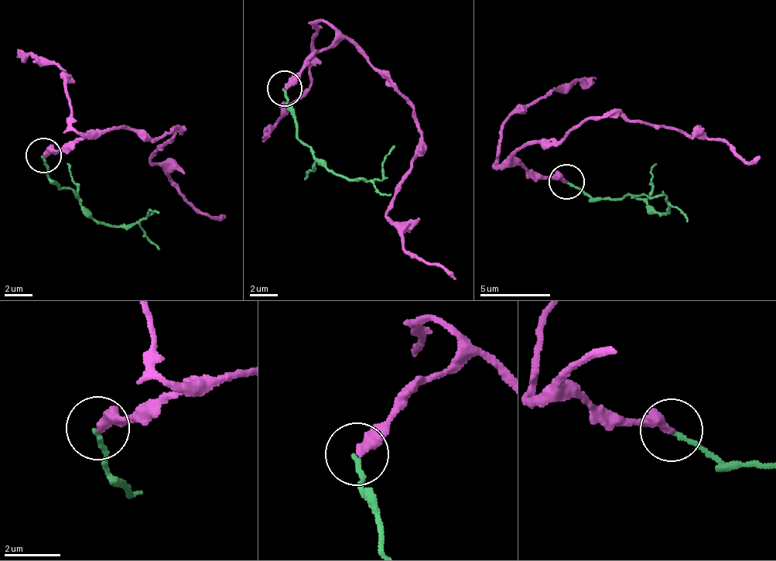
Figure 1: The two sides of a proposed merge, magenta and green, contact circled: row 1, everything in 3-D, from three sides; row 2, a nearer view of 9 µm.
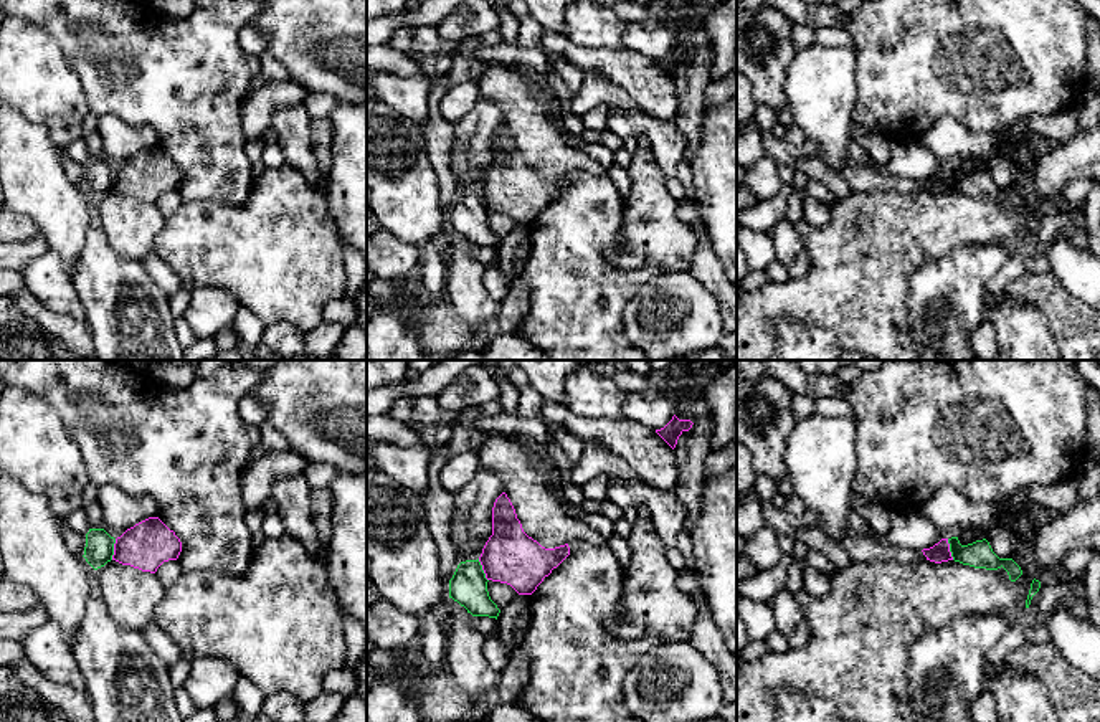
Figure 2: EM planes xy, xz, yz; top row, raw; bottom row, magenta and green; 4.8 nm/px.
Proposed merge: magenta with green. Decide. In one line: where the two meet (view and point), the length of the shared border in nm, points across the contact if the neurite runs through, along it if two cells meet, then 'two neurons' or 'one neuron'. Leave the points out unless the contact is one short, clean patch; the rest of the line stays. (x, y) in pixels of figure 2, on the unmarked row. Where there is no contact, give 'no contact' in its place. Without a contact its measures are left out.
xz (483, 199) | 120 nm | along xz (478, 189), (488, 210) | two neurons

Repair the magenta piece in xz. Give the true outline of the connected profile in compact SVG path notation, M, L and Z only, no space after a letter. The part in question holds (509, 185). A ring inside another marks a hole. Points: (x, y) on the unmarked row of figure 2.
M505 122L495 129L492 165L479 187L487 210L507 213L519 225L532 225L568 185L568 173L545 178L529 167Z

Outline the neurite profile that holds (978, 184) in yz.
M951 167L948 173L955 192L986 200L998 200L1003 197L1011 211L1016 211L1022 205L1021 197L1012 188L999 188L986 169L961 175L958 167Z

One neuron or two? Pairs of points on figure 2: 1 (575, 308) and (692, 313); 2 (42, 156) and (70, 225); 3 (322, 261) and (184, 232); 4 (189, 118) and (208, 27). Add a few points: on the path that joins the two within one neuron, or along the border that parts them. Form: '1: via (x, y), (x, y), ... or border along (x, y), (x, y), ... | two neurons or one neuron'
1: border along (651, 281), (625, 309), (625, 334), (630, 342) | two neurons
2: via (42, 172), (42, 190), (58, 208) | one neuron
3: via (288, 261), (273, 251), (218, 245) | one neuron
4: via (190, 94), (190, 73), (202, 50) | one neuron

